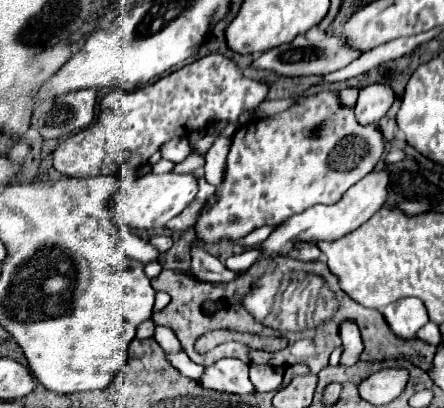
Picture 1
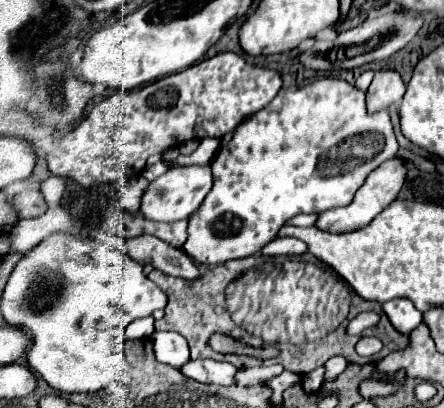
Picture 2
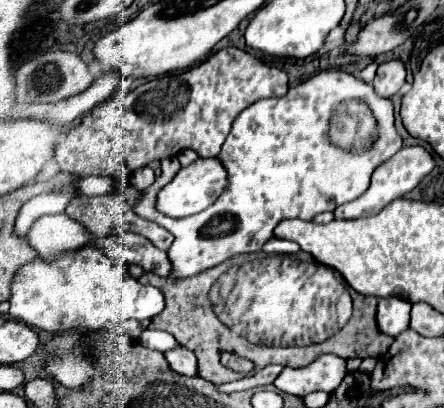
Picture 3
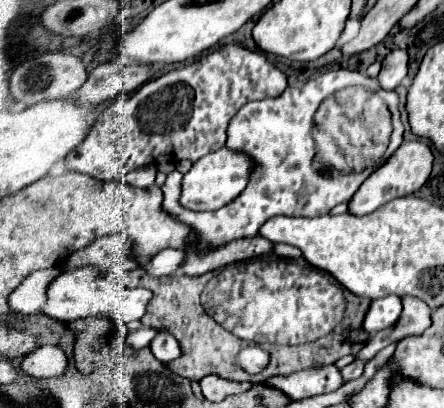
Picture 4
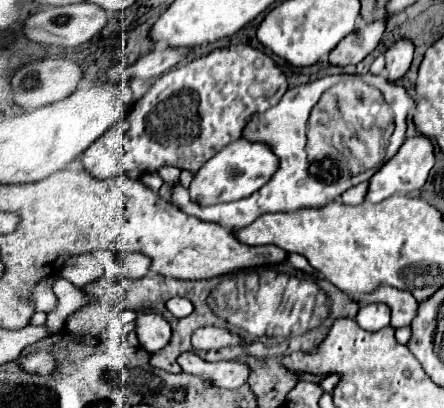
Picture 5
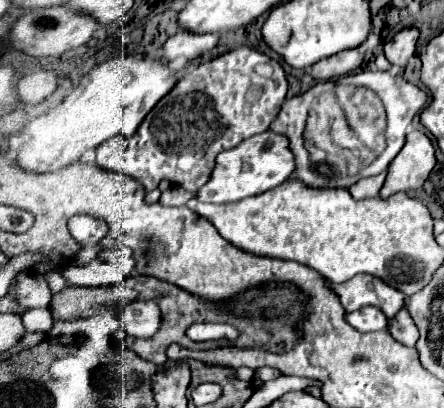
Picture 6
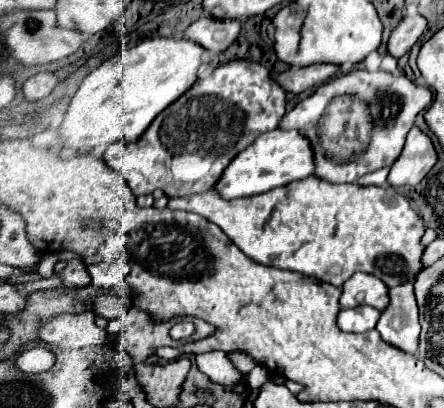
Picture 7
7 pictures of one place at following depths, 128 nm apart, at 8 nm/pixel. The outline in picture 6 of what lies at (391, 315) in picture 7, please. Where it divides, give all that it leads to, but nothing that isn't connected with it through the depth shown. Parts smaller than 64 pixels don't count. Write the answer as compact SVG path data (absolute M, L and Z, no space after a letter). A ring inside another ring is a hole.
M400 308L400 312L388 320L388 332L394 340L400 340L400 344L414 348L418 342L418 326L414 324L408 308Z

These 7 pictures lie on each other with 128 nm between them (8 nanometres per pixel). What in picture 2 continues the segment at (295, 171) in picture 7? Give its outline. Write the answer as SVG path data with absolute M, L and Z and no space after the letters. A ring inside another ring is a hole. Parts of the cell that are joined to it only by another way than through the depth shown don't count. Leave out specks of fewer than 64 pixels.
M178 166L150 182L150 188L142 196L140 210L146 218L158 222L174 222L188 218L206 198L212 188L212 170L210 166Z

